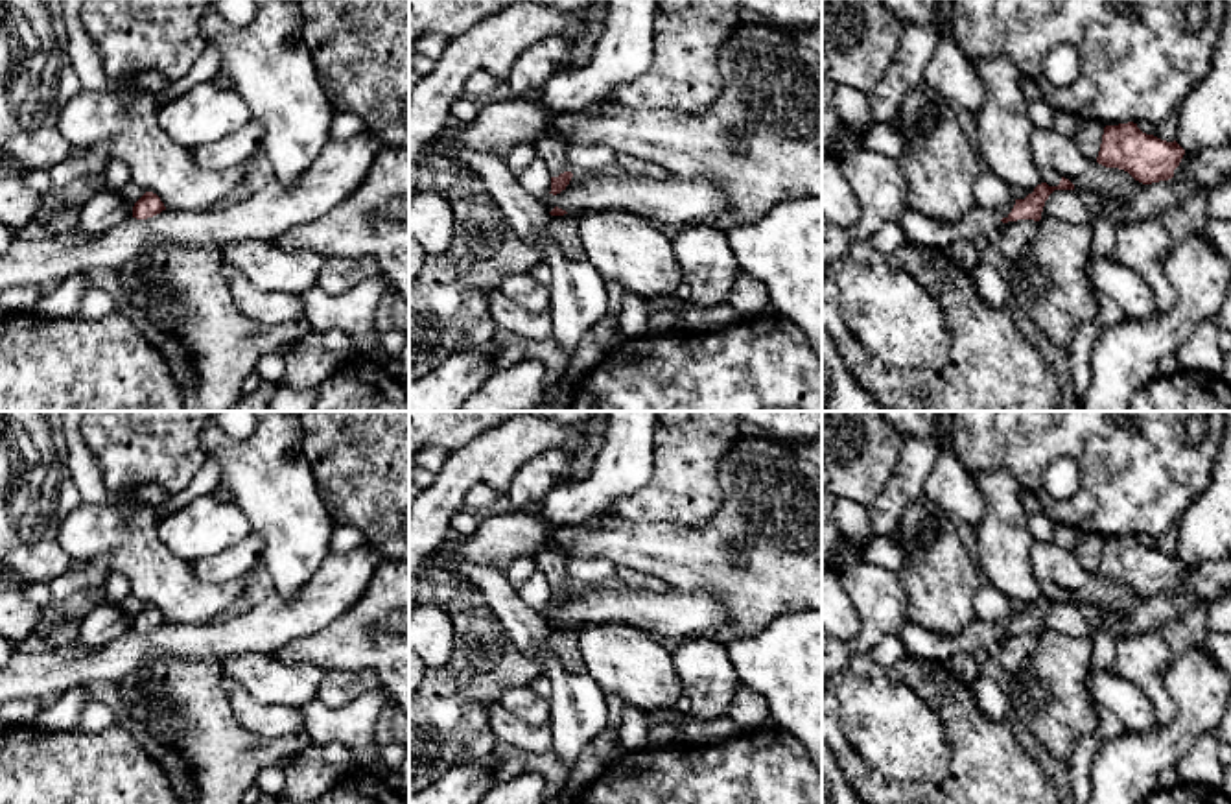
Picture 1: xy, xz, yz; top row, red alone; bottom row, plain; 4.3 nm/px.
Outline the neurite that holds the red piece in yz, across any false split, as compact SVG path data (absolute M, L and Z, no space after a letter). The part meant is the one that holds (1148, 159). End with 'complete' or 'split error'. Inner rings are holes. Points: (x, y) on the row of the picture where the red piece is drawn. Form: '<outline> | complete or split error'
M1133 122L1104 127L1096 162L1124 170L1143 184L1168 181L1174 175L1189 175L1200 188L1231 181L1231 144L1190 153L1176 140L1167 142L1143 133Z | split error

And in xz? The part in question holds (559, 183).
M544 136L534 144L536 157L542 159L551 173L553 195L566 190L573 173L566 159L566 146L560 136Z | split error

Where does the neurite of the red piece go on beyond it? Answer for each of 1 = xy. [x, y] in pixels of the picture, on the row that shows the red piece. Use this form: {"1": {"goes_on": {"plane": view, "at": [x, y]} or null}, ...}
{"1": {"goes_on": null}}

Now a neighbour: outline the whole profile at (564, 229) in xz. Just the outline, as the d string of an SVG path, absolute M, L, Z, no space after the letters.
M575 212L551 216L547 225L549 236L558 243L564 256L569 260L586 260L586 249L580 240L579 221Z

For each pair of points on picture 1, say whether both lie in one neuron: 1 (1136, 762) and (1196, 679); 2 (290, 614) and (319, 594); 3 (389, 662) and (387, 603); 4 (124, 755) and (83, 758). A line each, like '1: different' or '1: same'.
1: same
2: same
3: same
4: same

